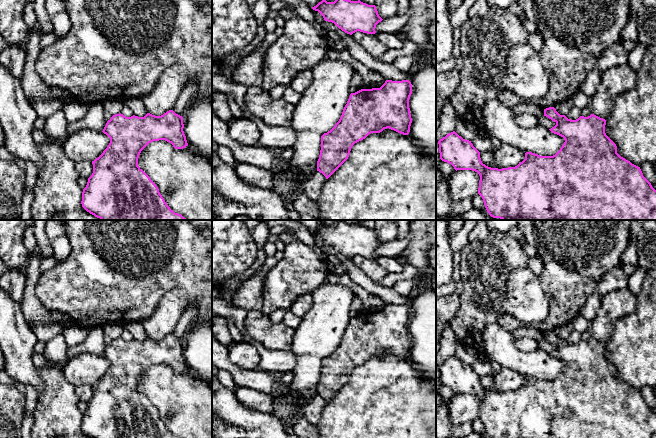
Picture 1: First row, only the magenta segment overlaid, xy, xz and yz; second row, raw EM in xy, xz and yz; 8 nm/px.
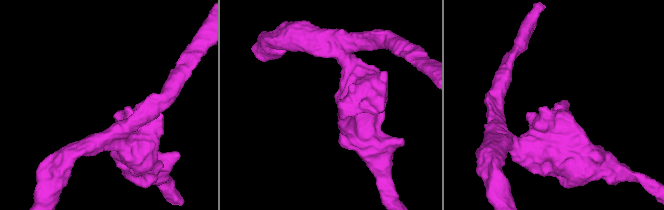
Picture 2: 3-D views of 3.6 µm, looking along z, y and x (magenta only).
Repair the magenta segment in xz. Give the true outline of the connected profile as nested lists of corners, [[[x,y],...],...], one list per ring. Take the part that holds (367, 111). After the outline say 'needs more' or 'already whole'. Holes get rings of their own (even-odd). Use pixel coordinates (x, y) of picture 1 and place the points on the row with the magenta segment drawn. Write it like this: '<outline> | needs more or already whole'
[[[386,80],[380,88],[351,93],[339,121],[321,136],[317,171],[328,179],[348,159],[353,145],[371,133],[389,128],[408,135],[411,94],[409,80]]] | already whole

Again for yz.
[[[554,107],[544,109],[544,116],[556,123],[556,125],[549,130],[563,137],[565,140],[560,150],[553,156],[540,156],[532,152],[526,152],[525,159],[515,167],[502,169],[491,168],[482,163],[480,152],[473,146],[471,141],[463,139],[453,131],[438,141],[440,159],[451,164],[456,171],[472,170],[479,174],[478,194],[482,197],[487,212],[493,218],[500,218],[501,220],[656,220],[656,190],[643,176],[640,167],[632,164],[617,153],[616,144],[605,133],[605,119],[591,114],[588,117],[580,116],[576,120],[571,120],[565,115],[560,115]]] | already whole

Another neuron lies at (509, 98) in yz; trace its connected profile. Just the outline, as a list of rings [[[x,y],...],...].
[[[501,90],[498,93],[497,98],[502,104],[511,109],[525,101],[522,97],[518,96],[515,92],[511,90]]]

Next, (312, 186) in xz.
[[[316,171],[301,186],[302,191],[313,201],[317,201],[326,177]]]

